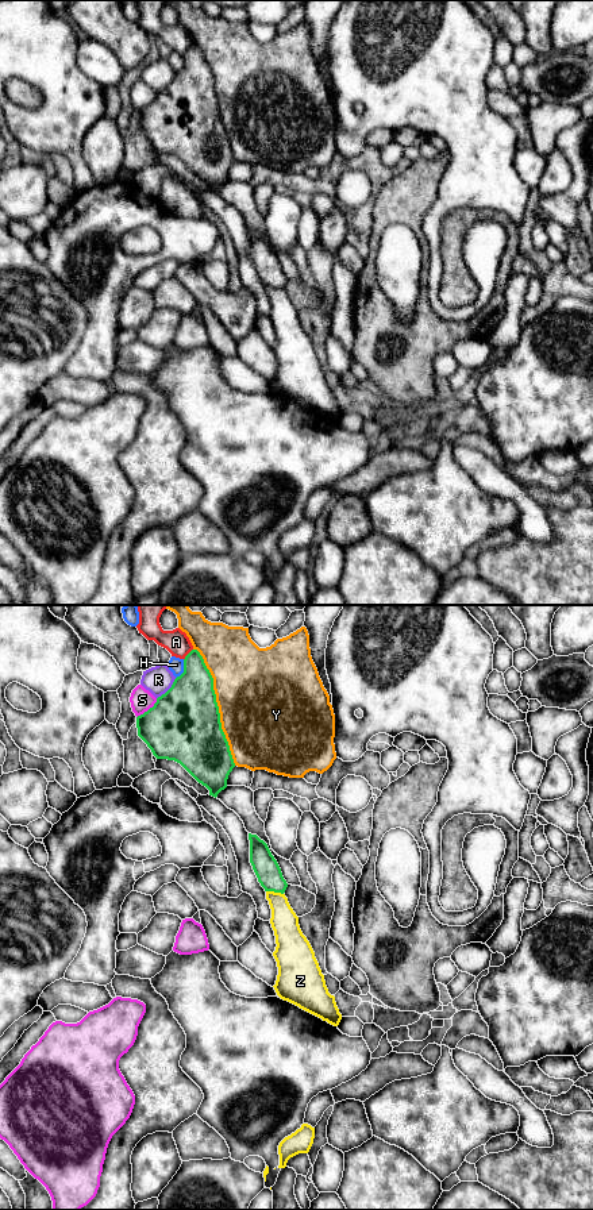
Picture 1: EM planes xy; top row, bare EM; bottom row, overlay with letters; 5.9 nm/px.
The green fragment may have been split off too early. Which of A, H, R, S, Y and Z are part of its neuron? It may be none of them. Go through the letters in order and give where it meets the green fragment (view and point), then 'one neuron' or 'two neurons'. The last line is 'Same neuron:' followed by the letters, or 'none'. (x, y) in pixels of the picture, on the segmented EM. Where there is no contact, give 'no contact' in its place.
A: meets green in xy at (188, 654); two neurons
H: meets green in xy at (184, 669); two neurons
R: meets green in xy at (169, 689); two neurons
S: meets green in xy at (149, 709); two neurons
Y: meets green in xy at (218, 706); two neurons
Z: meets green in xy at (274, 891); two neurons
Same neuron: none

